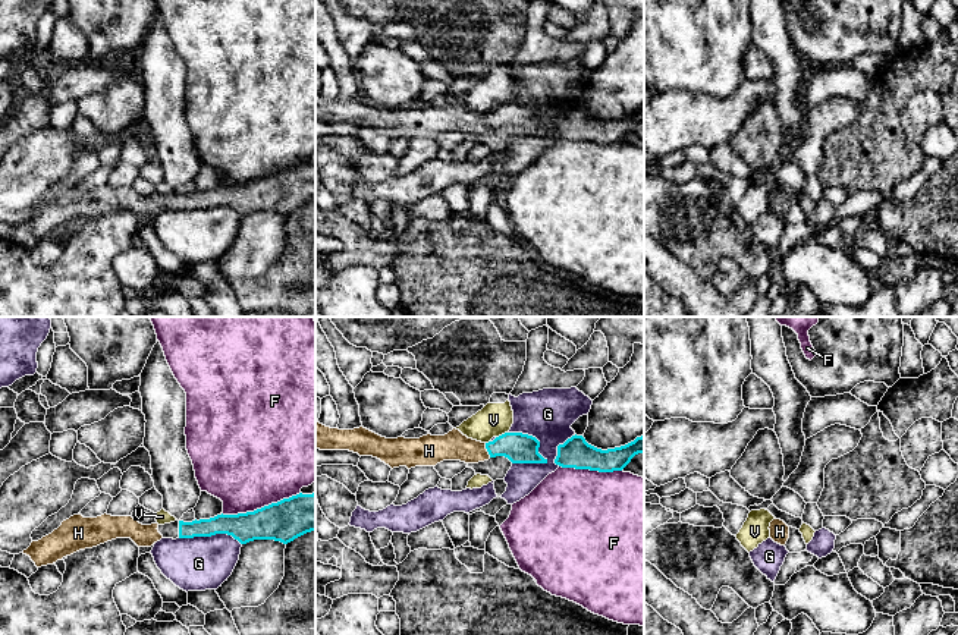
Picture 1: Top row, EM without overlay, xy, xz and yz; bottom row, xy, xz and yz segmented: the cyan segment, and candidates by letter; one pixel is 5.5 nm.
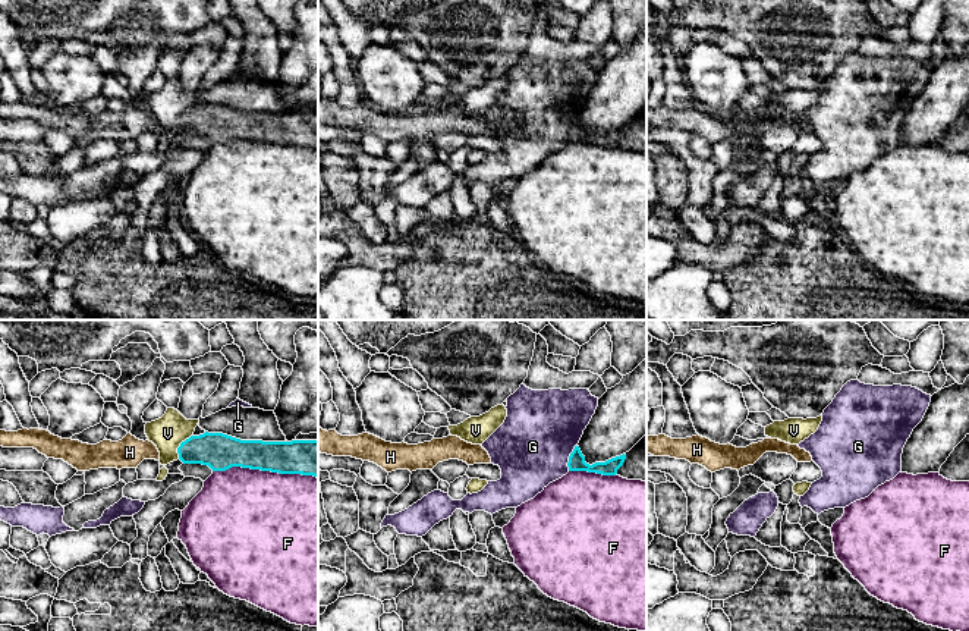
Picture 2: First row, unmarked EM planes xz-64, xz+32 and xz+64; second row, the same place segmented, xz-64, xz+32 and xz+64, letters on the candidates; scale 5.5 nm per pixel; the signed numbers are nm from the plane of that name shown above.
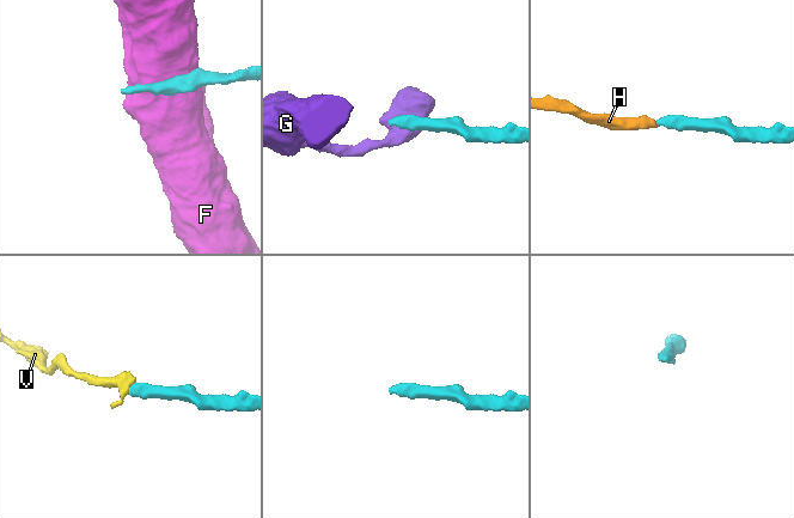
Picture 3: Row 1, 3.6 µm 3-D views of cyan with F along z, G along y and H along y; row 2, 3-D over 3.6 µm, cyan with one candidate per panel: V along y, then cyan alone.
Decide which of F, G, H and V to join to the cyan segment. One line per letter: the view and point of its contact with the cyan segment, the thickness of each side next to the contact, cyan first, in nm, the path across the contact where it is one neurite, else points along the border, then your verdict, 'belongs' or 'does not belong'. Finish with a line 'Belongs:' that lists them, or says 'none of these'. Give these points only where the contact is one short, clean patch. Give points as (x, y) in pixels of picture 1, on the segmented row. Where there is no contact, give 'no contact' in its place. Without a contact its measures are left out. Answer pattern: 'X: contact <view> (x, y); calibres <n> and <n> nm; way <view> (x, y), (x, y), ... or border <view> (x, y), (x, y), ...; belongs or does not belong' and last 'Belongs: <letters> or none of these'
F: contact xy (261, 508); calibres 220 and 500 nm; does not belong
G: contact xz (534, 437); calibres 170 and 280 nm; does not belong
H: contact xz (487, 450); calibres 170 and 160 nm; way xz (518, 448), (495, 448), (487, 450), (467, 450), (454, 446); belongs
V: contact xz (502, 434); calibres 170 and 180 nm; border xz (506, 431), (496, 437); does not belong
Belongs: H

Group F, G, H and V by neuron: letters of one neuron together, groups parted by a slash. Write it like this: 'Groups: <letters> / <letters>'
Groups: F / G / H / V

